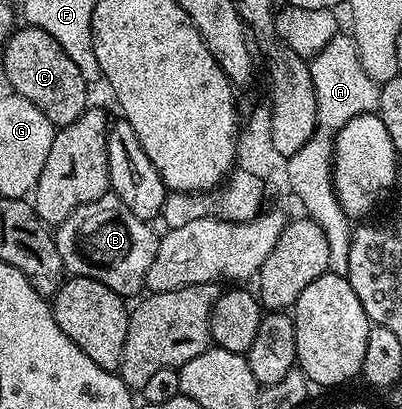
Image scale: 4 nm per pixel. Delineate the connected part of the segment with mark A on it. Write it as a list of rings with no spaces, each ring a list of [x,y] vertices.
[[[339,33],[331,40],[323,51],[309,60],[312,73],[312,85],[316,85],[316,113],[318,114],[318,130],[304,145],[304,149],[296,149],[285,160],[286,183],[290,191],[302,202],[305,214],[324,229],[324,237],[328,240],[329,274],[345,275],[348,273],[348,249],[352,245],[352,220],[344,213],[340,201],[334,192],[334,137],[345,123],[352,117],[360,117],[377,112],[379,84],[368,77],[364,65],[360,63],[358,50],[349,34]]]

